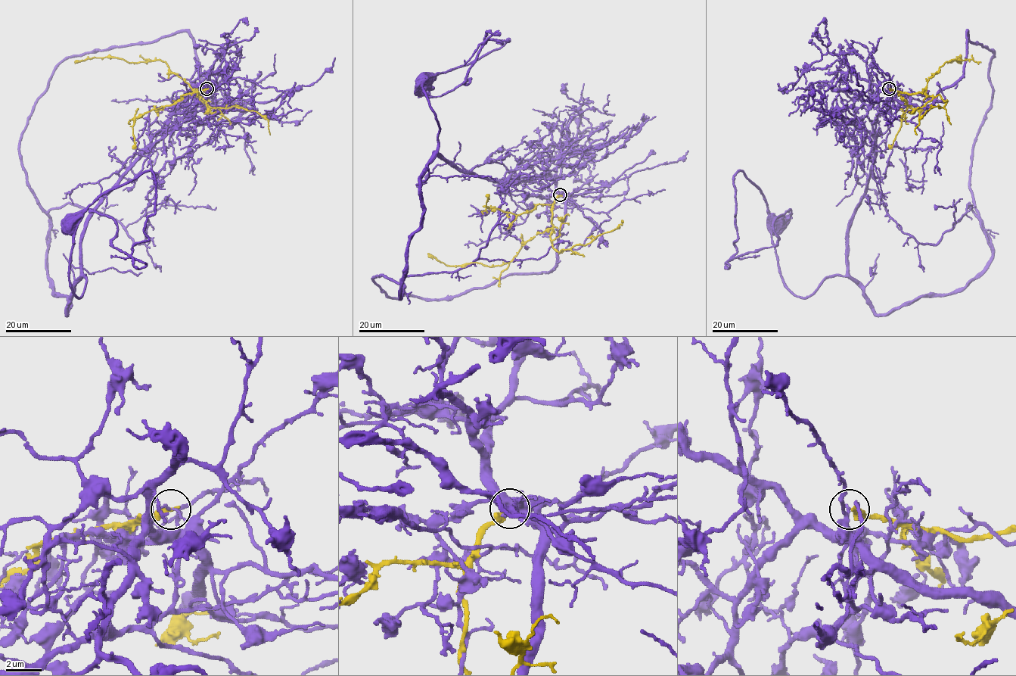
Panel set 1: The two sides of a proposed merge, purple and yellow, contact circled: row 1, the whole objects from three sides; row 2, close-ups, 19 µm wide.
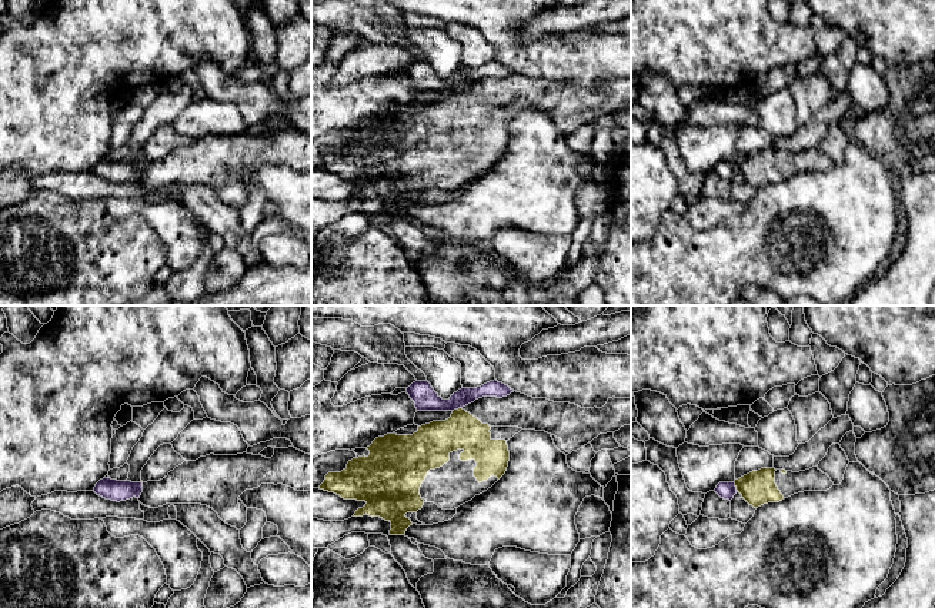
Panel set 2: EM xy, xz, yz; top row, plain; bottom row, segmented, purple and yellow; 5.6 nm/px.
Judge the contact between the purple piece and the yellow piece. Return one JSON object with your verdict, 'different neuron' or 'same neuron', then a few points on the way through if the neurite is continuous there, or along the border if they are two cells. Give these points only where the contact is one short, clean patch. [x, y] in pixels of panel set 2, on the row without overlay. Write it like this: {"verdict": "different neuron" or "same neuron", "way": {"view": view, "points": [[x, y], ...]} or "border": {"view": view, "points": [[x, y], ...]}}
{"verdict": "different neuron", "border": {"view": "xz", "points": [[461, 87], [453, 92]]}}

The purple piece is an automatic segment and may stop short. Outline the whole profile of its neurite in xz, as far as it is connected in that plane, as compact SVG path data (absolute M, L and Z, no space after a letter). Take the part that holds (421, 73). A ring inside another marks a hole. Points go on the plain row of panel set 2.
M497 60L477 69L461 69L448 80L443 80L428 61L415 61L407 69L407 74L415 83L417 91L454 91L482 77L502 78L511 73L514 70Z

